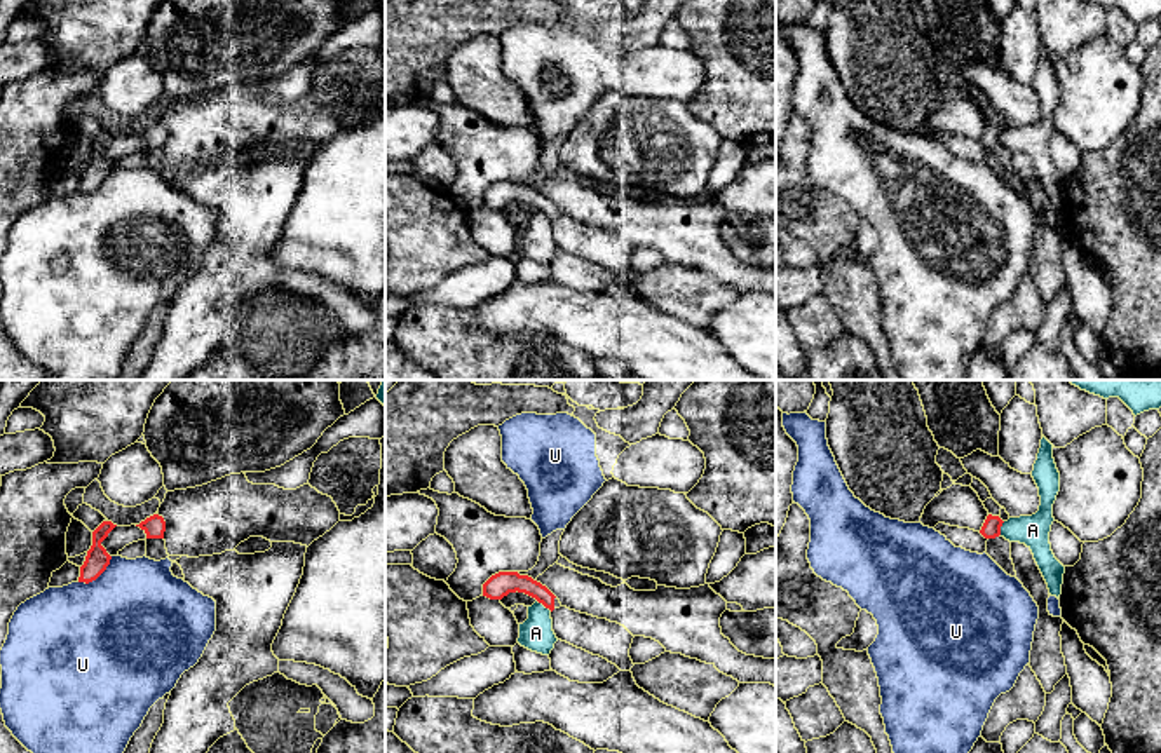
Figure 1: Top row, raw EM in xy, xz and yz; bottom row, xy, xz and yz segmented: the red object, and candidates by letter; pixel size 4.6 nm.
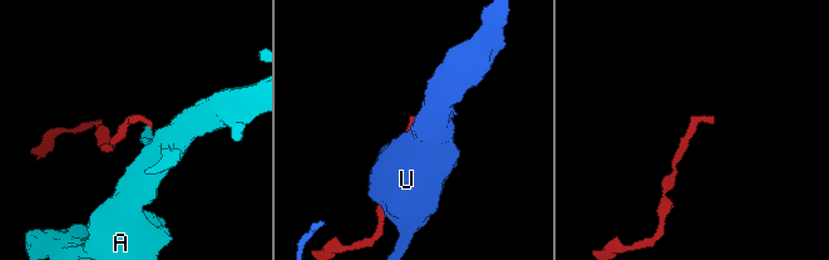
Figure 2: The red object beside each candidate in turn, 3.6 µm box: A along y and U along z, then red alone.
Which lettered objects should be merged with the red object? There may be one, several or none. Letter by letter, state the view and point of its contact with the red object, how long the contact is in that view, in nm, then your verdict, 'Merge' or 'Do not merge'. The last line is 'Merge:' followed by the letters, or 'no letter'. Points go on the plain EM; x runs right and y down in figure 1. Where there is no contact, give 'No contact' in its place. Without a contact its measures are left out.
A: Touches red at xz (544, 215). Shared border 90 nm. Do not merge
U: Touches red at xy (96, 187). Shared border 200 nm. Do not merge
Merge: no letter

